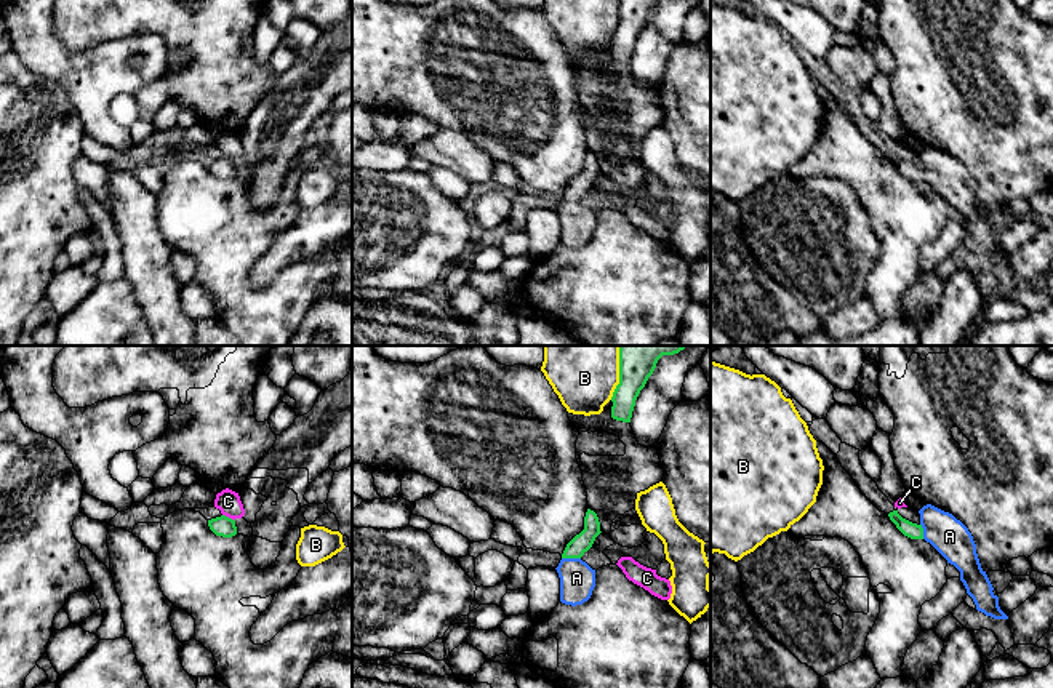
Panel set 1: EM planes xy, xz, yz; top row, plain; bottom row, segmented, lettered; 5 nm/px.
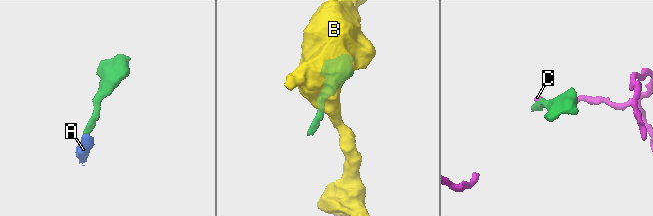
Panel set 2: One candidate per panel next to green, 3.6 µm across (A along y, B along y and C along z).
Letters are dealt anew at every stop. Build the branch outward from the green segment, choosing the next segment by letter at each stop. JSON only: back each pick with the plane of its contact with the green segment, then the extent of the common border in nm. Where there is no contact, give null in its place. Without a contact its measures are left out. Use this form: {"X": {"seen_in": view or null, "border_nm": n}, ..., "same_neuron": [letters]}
{"A": {"seen_in": "xz", "border_nm": 100}, "same_neuron": ["A"]}

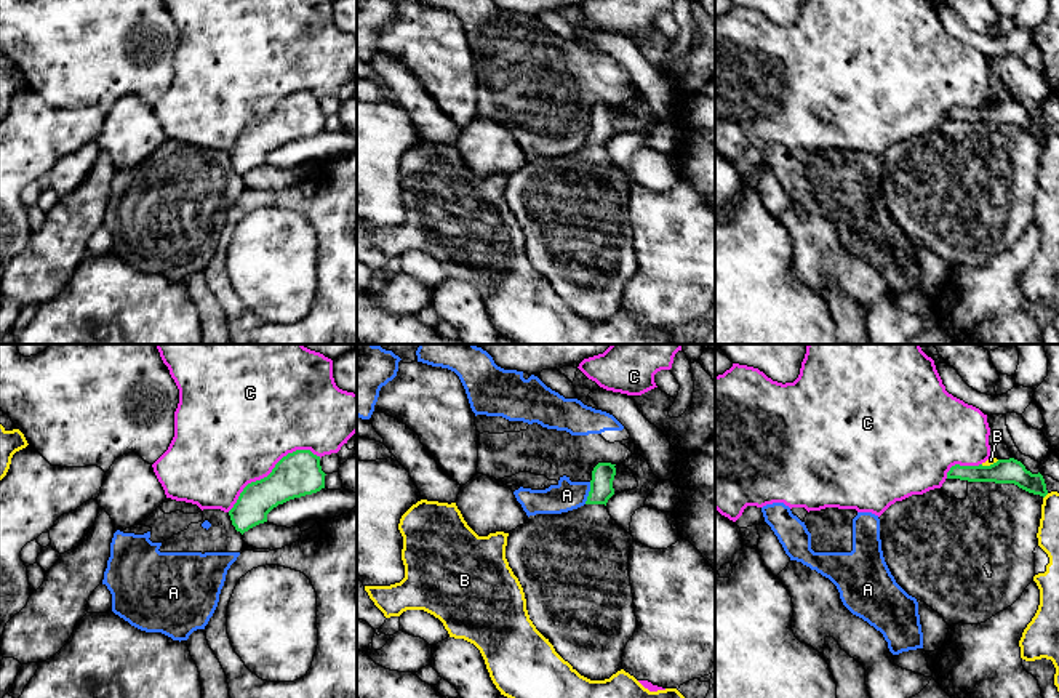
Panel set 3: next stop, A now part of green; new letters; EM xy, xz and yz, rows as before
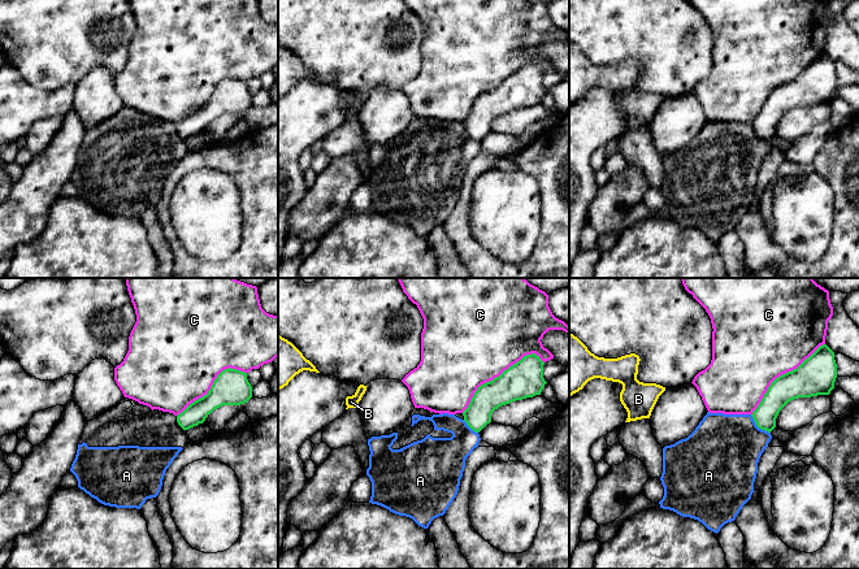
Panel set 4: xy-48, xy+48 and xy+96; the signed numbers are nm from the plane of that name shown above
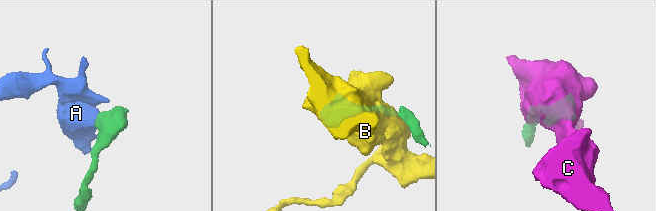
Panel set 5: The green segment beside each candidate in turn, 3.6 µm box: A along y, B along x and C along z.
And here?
{"same_neuron": []}

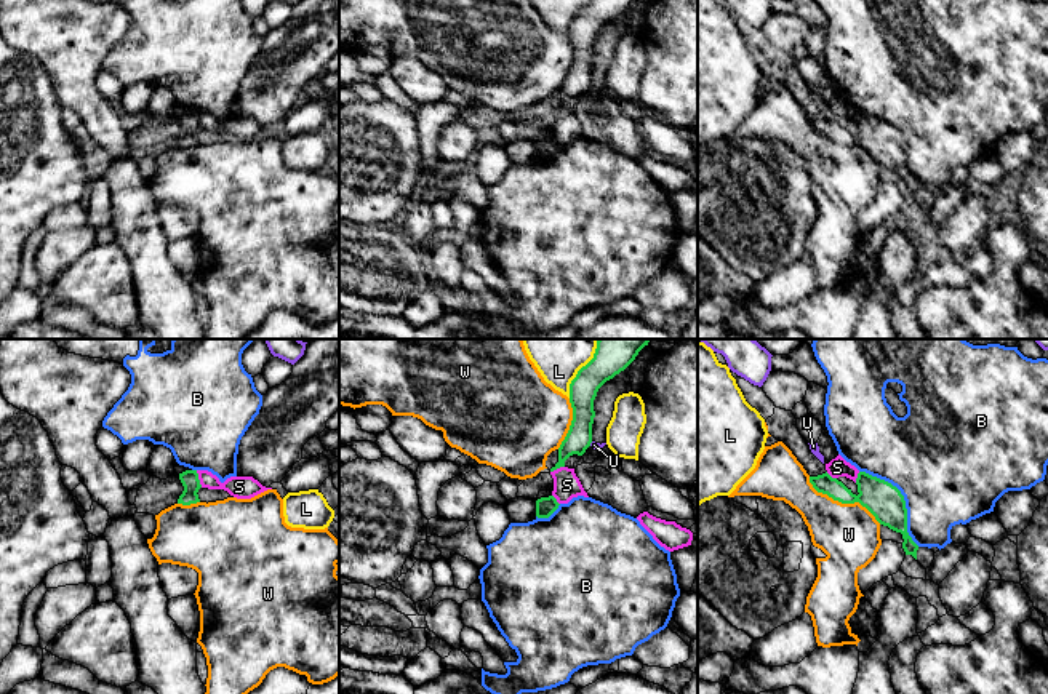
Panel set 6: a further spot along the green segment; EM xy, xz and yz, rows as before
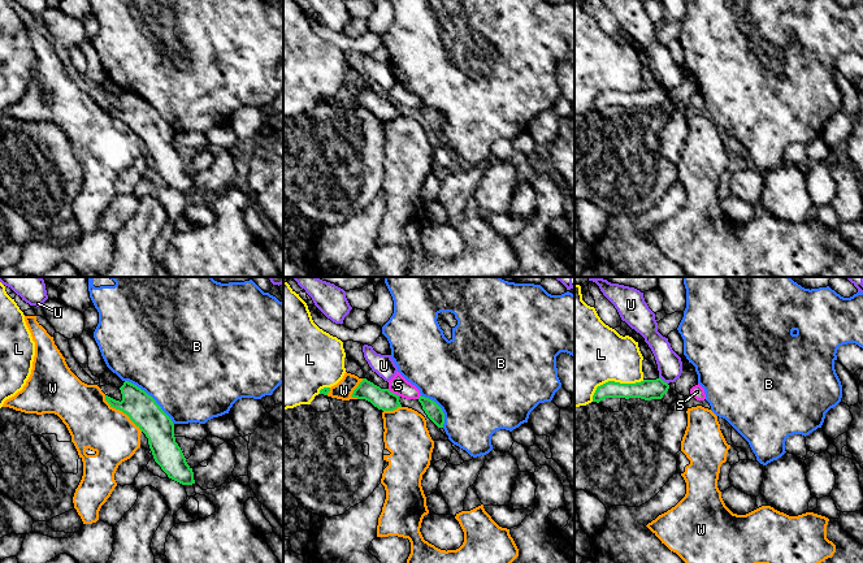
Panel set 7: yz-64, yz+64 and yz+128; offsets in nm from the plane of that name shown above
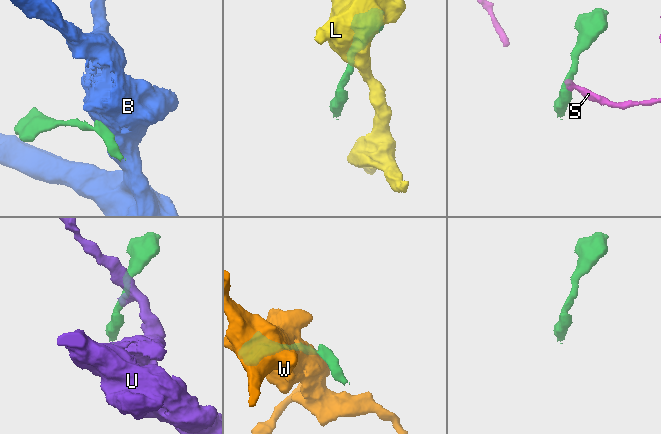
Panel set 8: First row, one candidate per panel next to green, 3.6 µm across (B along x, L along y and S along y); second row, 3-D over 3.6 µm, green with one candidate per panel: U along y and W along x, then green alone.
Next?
{"same_neuron": []}

